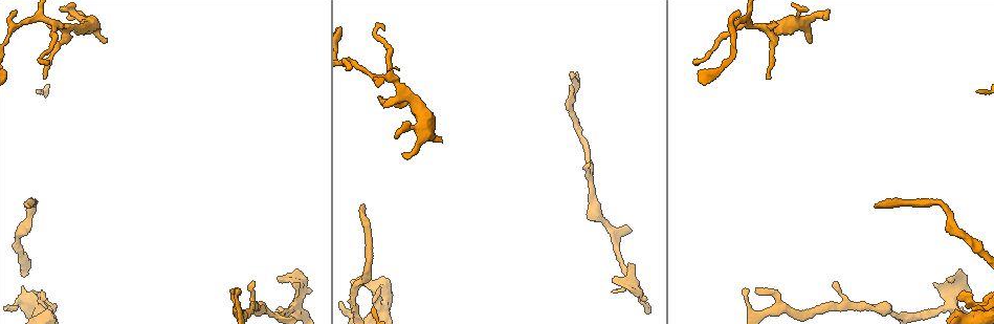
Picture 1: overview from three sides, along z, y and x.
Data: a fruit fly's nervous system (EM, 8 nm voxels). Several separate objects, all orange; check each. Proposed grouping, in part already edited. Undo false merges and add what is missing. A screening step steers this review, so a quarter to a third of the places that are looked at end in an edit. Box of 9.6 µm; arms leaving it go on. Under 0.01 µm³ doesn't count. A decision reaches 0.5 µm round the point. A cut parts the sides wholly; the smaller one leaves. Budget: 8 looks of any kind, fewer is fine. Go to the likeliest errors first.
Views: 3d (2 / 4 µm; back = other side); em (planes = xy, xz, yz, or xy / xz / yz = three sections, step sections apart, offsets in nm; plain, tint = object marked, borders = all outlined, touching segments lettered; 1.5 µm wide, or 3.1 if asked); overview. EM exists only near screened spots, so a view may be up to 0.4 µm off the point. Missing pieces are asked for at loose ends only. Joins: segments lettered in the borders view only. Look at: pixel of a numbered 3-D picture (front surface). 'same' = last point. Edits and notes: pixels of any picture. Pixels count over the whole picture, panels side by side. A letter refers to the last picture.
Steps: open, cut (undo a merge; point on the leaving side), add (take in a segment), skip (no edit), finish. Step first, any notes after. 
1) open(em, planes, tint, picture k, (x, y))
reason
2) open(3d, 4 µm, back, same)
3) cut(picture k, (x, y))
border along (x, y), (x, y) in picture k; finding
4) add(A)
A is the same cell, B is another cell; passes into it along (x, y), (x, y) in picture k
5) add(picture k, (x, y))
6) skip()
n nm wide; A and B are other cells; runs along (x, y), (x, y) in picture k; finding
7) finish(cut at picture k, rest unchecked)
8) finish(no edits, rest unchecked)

open(3d, 4 µm, picture 1, (875, 205))

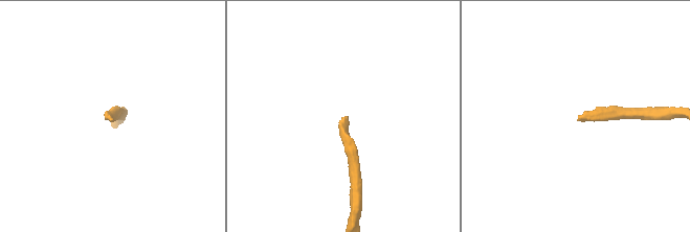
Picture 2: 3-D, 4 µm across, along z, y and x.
open(em, planes, borders, picture 2, (109, 113))
now the EM

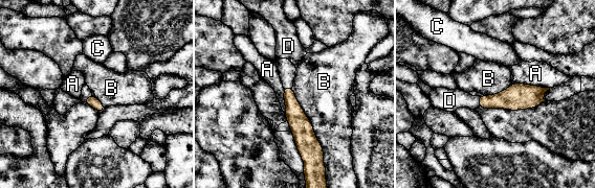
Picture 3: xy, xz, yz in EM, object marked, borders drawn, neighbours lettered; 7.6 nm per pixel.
add(D)
D is the same cell, A, B and C are other cells; it goes on there

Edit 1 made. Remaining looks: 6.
open(overview)
see it whole again

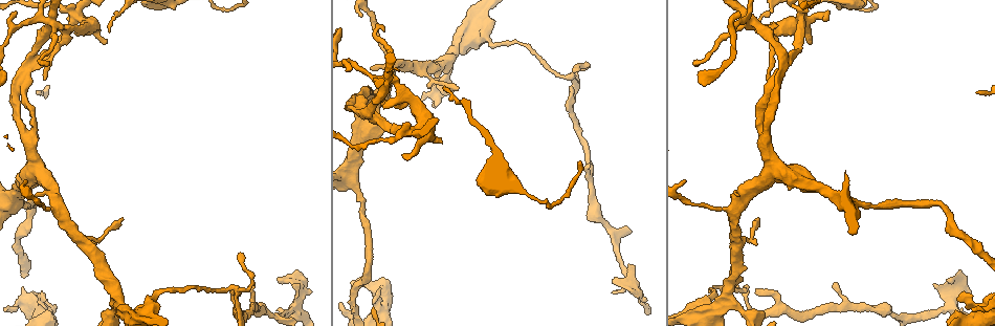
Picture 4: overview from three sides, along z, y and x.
open(em, planes, borders, picture 4, (952, 310))
branch point

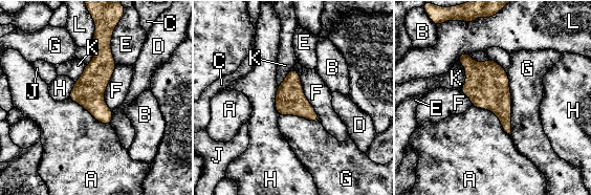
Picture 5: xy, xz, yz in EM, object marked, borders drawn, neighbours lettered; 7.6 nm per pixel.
skip()
A, B, C, D, E, F, G, H, J, K and L are other cells; one neuron here

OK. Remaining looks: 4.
open(em, planes, borders, picture 4, (686, 180))
thin end

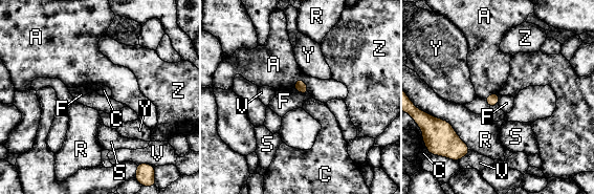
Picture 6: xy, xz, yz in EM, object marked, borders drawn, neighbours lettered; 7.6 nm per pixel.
skip()
A, C, F, R, S, V, Y and Z are other cells; border along (292, 88), (303, 93), (308, 93) in picture 6; none of them fits

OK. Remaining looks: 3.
finish(add at picture 3, rest unchecked)

